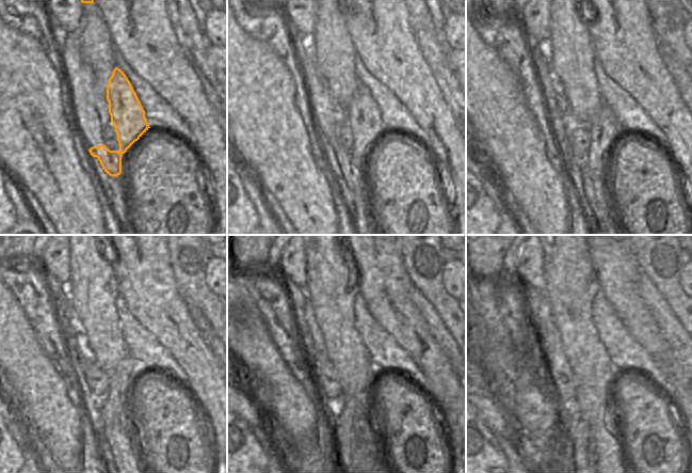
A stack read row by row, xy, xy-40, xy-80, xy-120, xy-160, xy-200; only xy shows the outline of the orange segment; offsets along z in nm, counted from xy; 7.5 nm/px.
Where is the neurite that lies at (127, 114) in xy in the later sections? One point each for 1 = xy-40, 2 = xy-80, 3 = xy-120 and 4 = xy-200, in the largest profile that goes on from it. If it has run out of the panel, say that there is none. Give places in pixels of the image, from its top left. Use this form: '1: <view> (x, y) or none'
1: xy-40 (364, 117)
2: xy-80 (604, 128)
3: xy-120 (118, 448)
4: xy-200 (579, 431)

